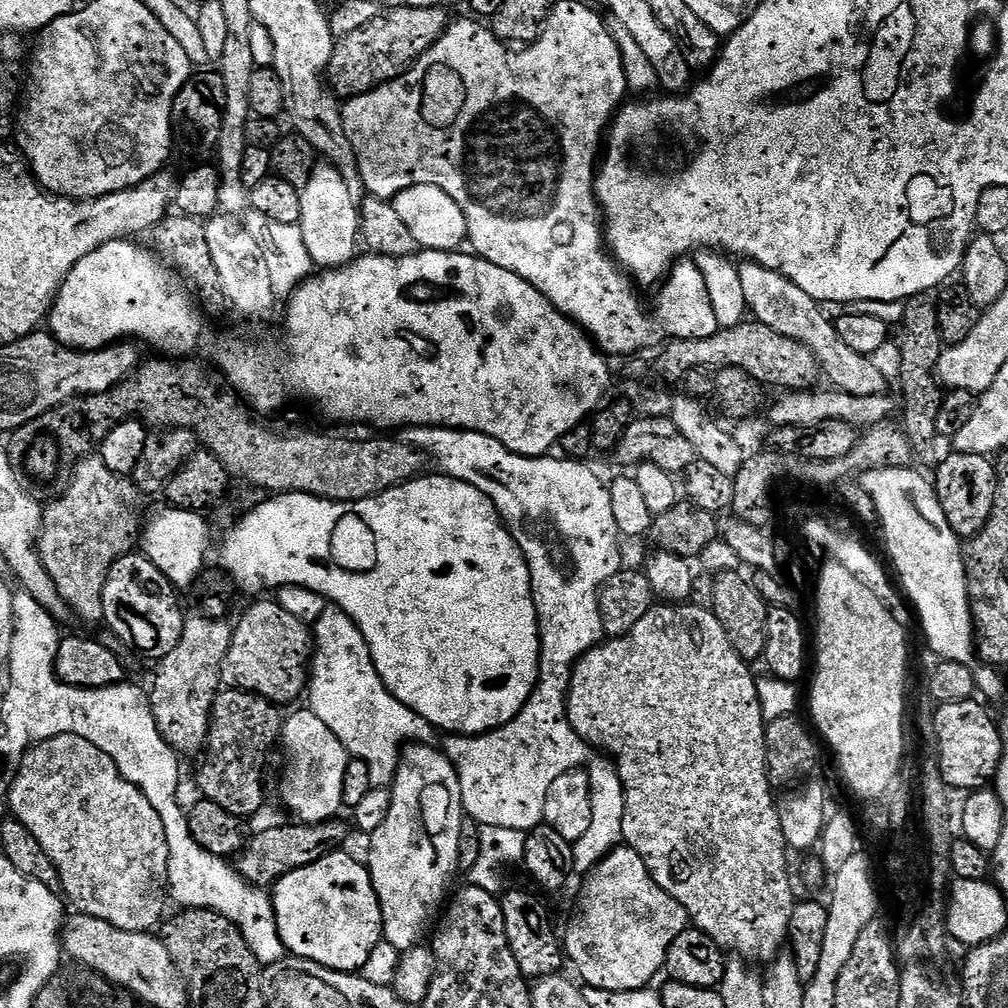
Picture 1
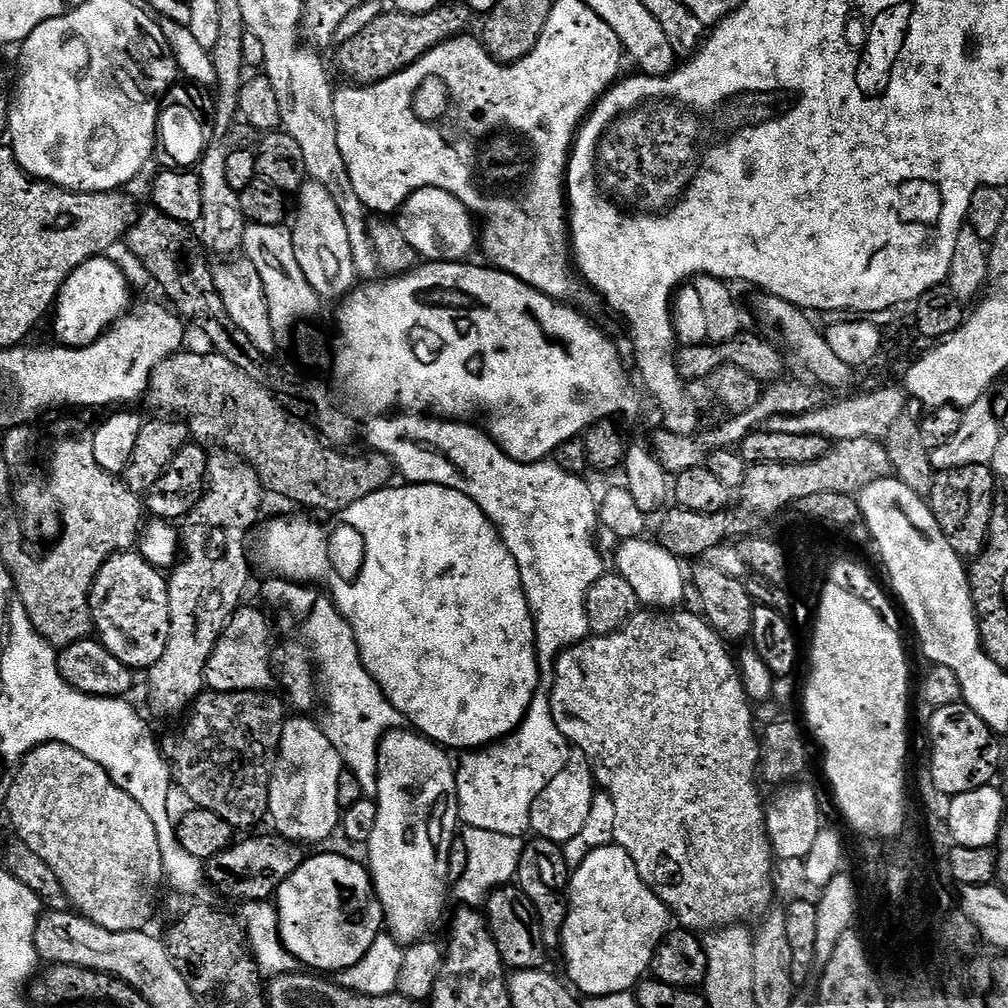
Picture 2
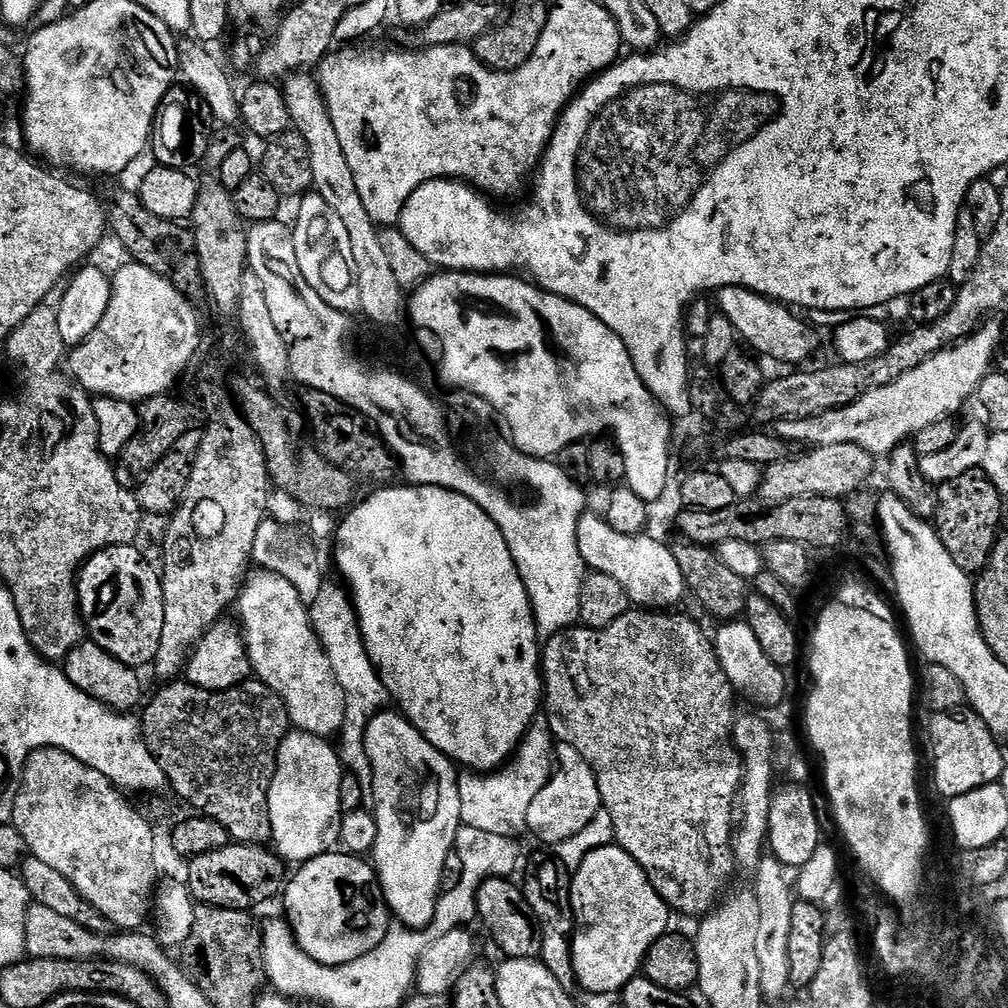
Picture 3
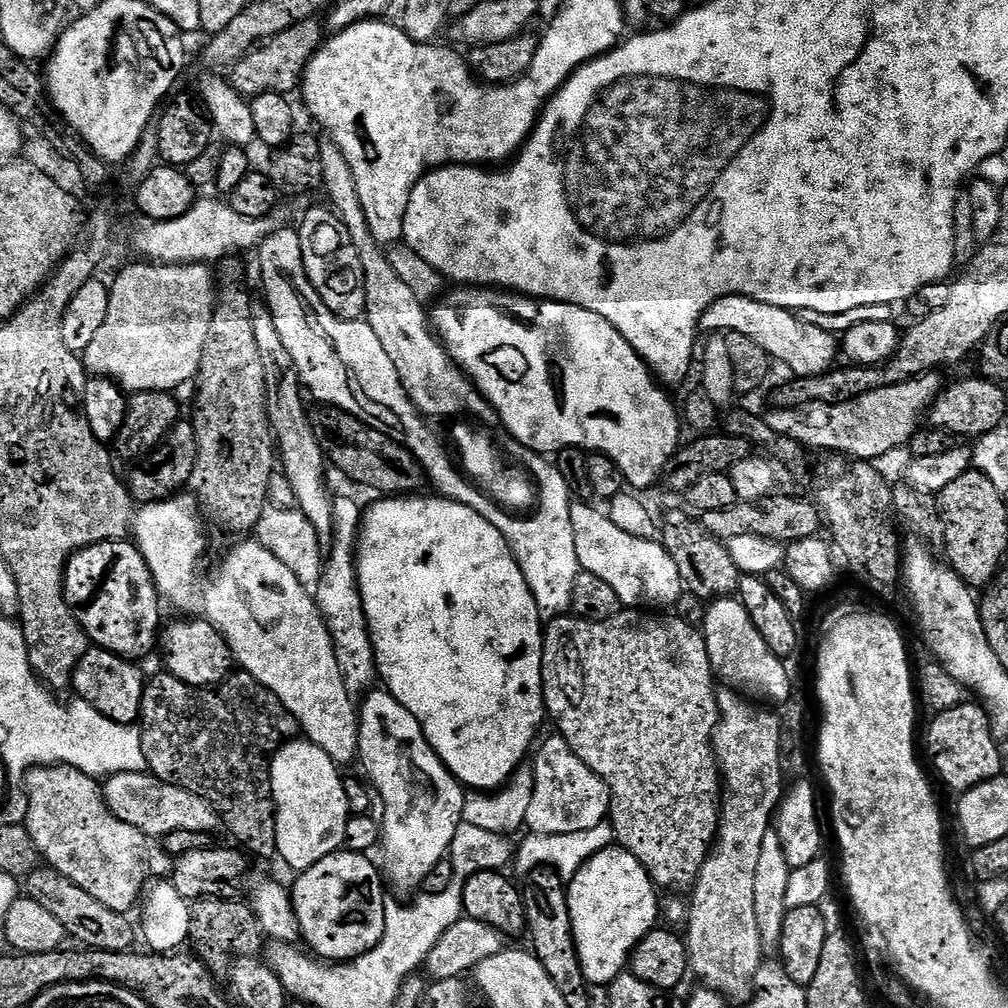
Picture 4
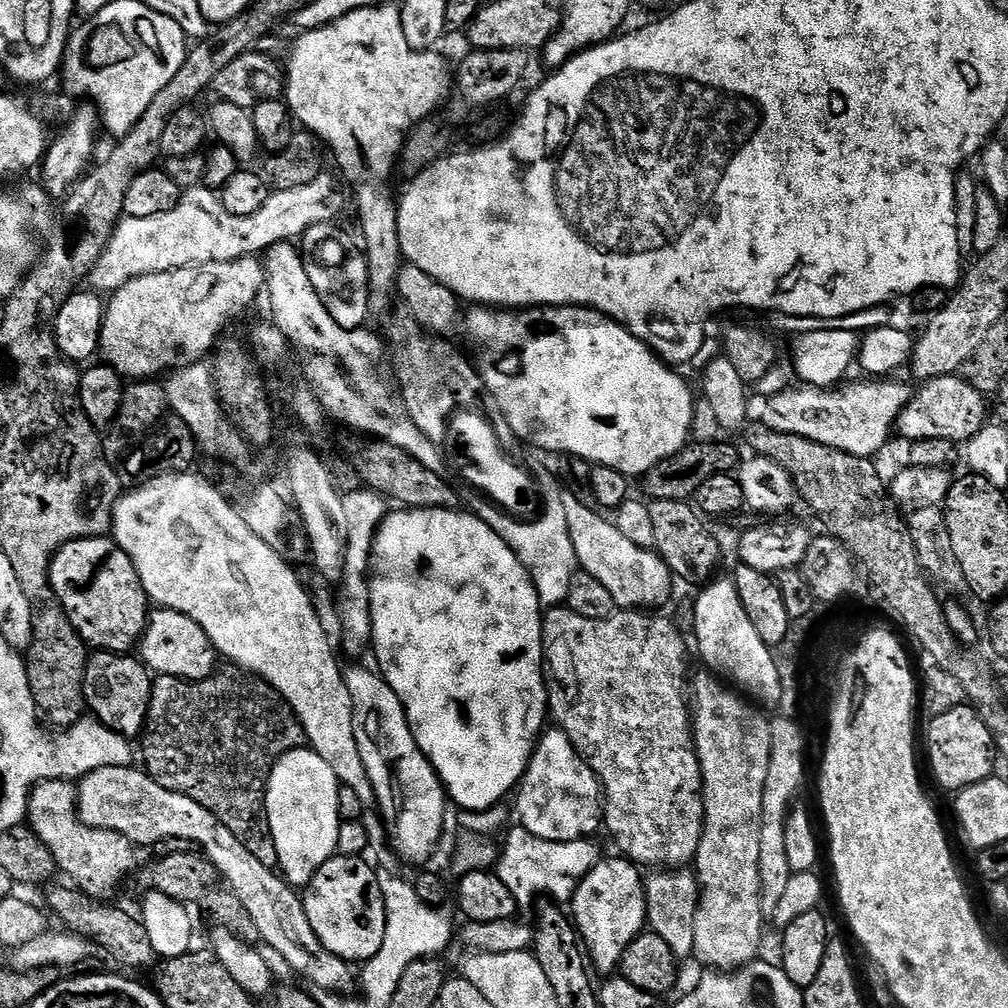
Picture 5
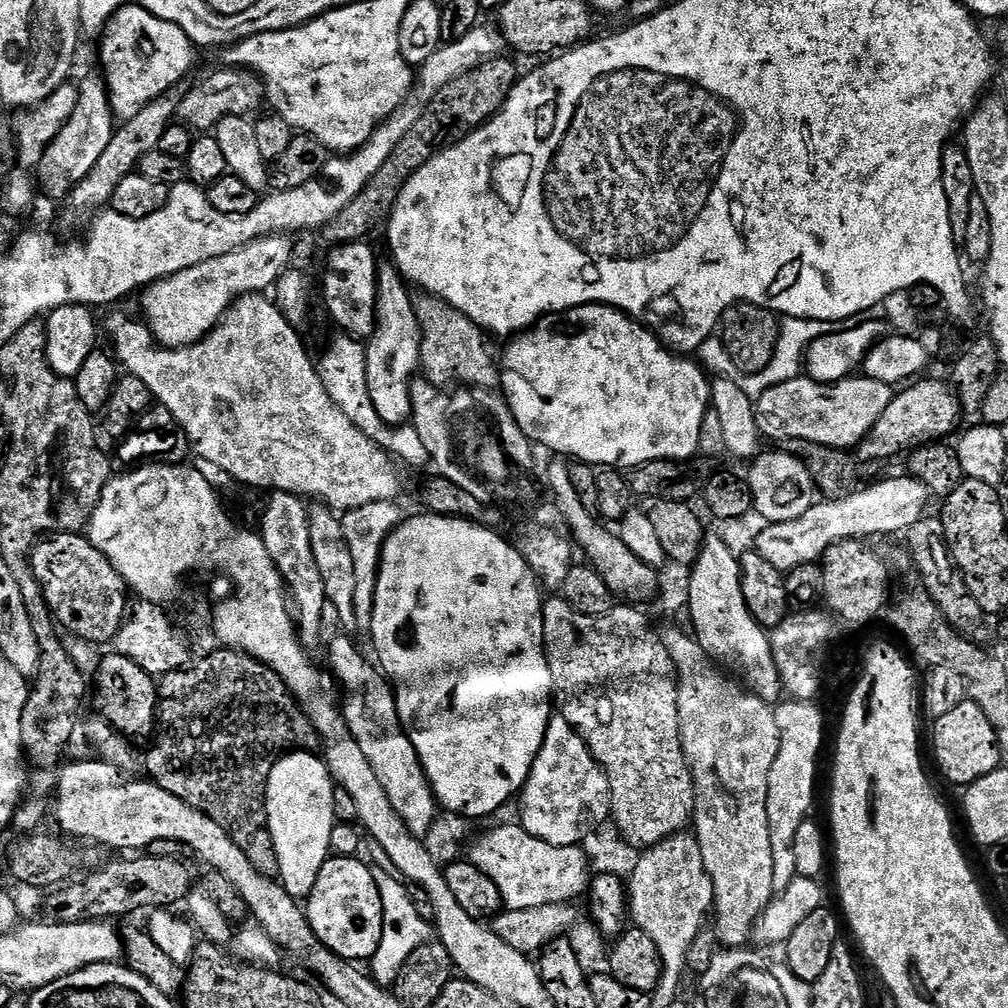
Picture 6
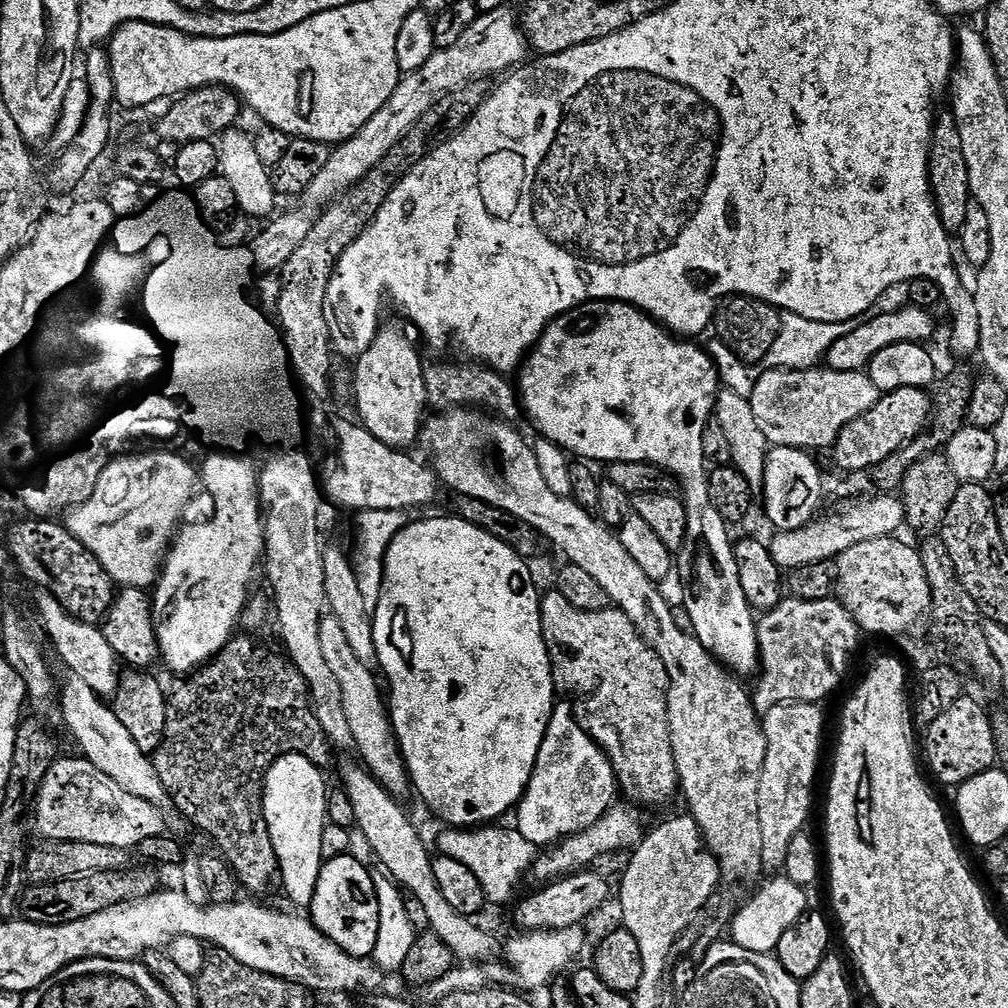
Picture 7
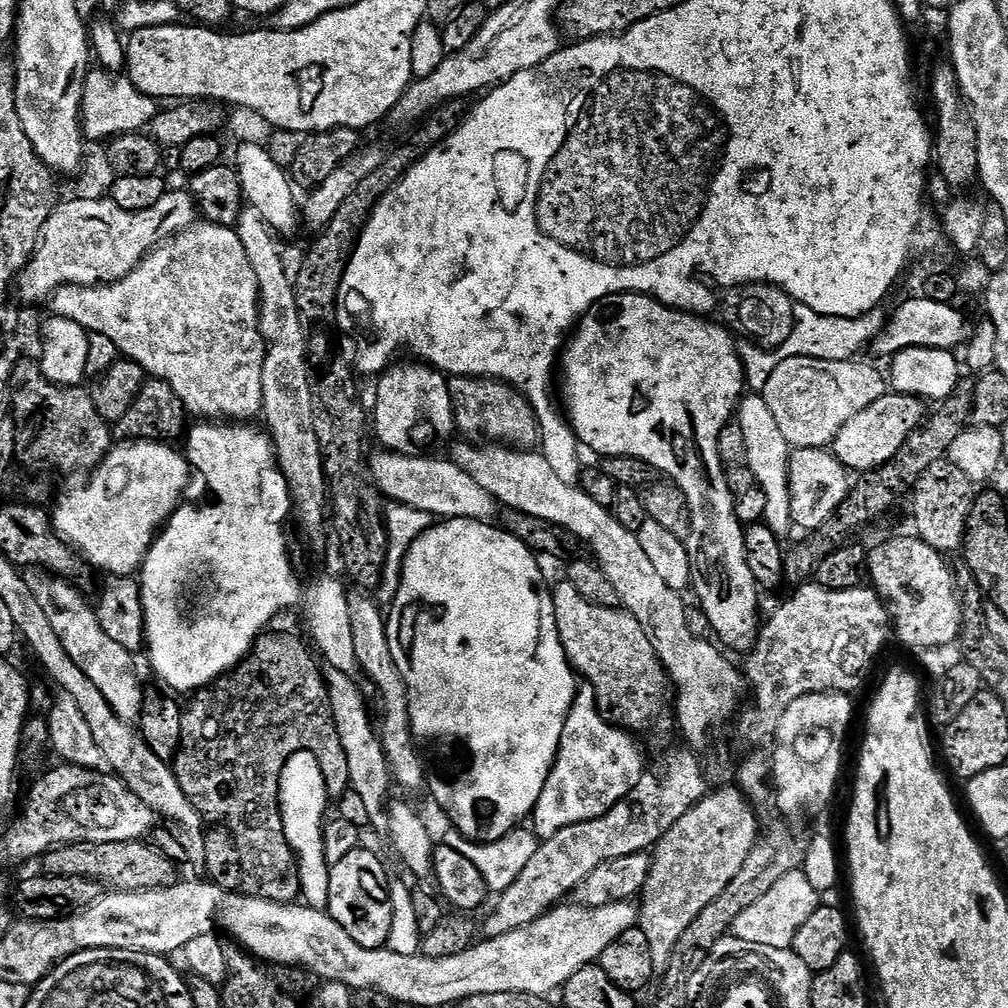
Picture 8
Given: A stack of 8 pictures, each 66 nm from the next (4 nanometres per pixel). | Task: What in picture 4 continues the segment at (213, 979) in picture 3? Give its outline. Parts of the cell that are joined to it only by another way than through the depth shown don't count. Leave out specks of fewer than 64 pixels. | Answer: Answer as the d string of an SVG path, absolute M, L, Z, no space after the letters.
M198 900L191 905L192 931L190 944L196 948L195 955L199 956L209 969L227 969L230 961L239 956L259 957L265 947L266 940L260 930L260 923L252 913L247 903L240 904L235 900Z

